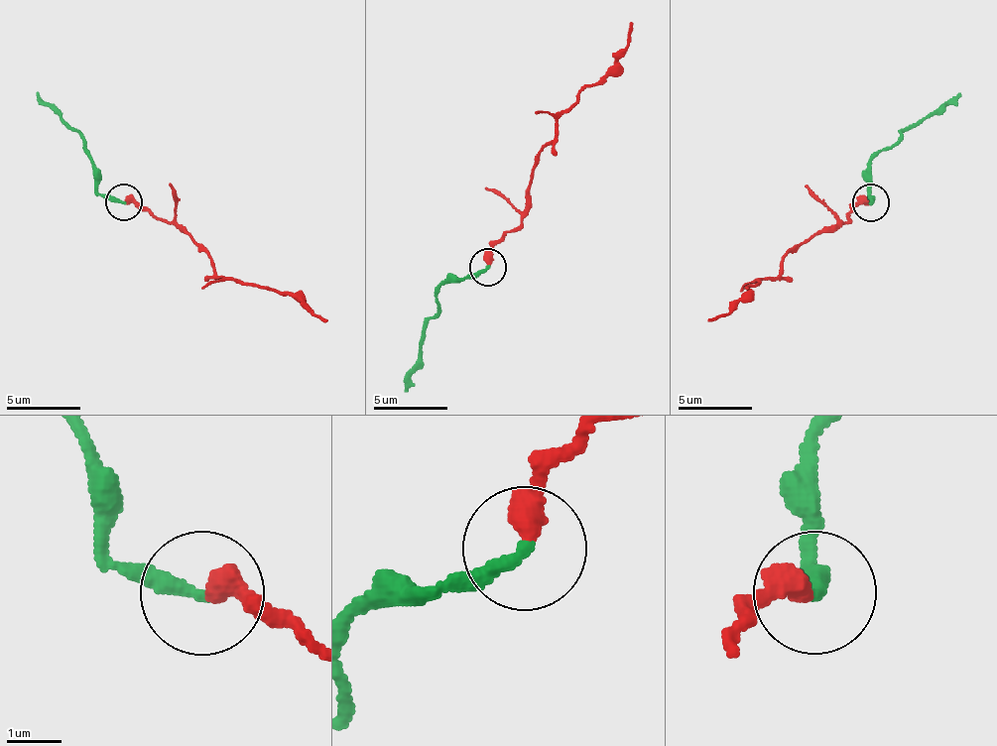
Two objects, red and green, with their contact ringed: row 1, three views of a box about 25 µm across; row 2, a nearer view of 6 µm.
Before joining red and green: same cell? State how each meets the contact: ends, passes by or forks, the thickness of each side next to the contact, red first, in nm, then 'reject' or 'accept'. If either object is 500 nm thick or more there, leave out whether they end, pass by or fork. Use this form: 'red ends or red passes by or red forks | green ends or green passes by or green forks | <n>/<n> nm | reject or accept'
red ends | green ends | 440/260 nm | accept

